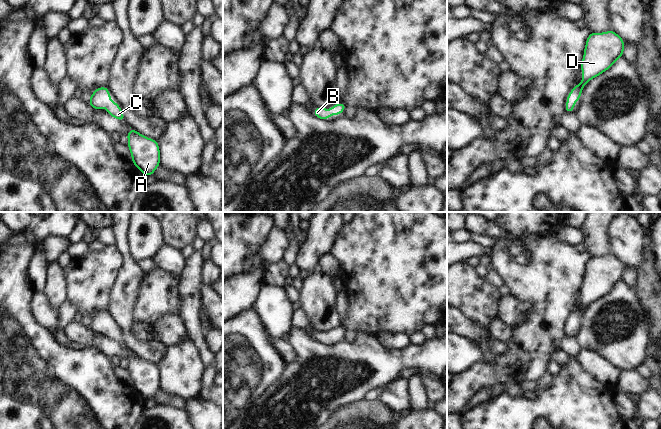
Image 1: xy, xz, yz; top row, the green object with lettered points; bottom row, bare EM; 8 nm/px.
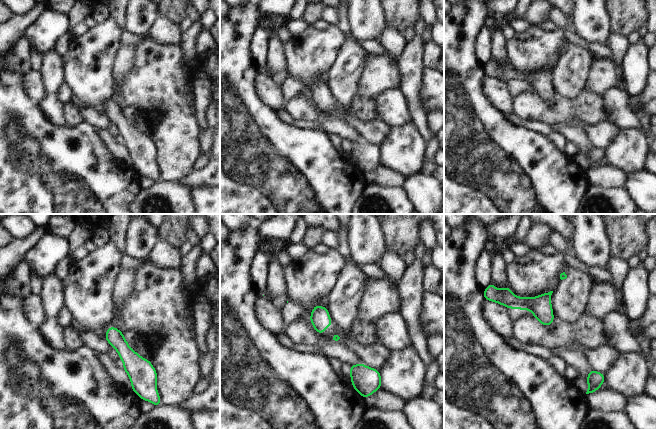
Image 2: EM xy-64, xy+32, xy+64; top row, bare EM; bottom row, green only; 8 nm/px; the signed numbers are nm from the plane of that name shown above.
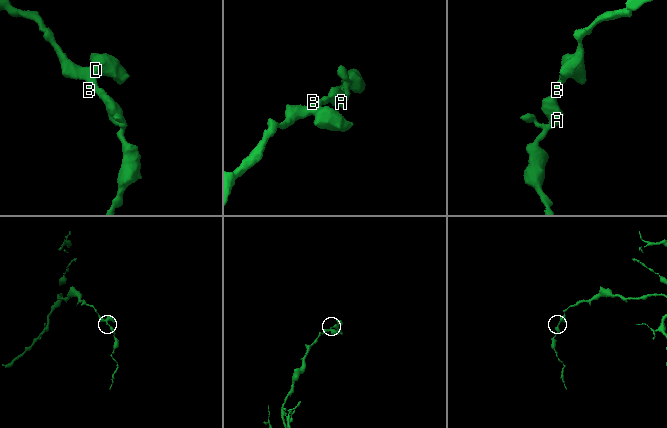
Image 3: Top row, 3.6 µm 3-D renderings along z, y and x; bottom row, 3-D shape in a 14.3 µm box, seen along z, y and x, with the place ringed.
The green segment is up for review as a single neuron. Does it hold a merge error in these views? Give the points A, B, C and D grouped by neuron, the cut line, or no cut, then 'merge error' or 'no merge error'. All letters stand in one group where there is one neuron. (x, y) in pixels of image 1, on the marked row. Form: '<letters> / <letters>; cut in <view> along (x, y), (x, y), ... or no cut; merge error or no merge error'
A B C D; no cut; no merge error

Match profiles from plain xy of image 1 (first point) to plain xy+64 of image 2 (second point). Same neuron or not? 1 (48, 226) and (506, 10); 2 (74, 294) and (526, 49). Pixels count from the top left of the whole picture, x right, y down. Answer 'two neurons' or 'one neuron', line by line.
1: one neuron
2: one neuron

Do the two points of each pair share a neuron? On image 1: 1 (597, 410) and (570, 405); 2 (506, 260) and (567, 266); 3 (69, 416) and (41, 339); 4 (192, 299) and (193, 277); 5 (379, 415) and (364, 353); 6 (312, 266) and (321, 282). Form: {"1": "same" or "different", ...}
{"1": "same", "2": "same", "3": "same", "4": "same", "5": "different", "6": "different"}

